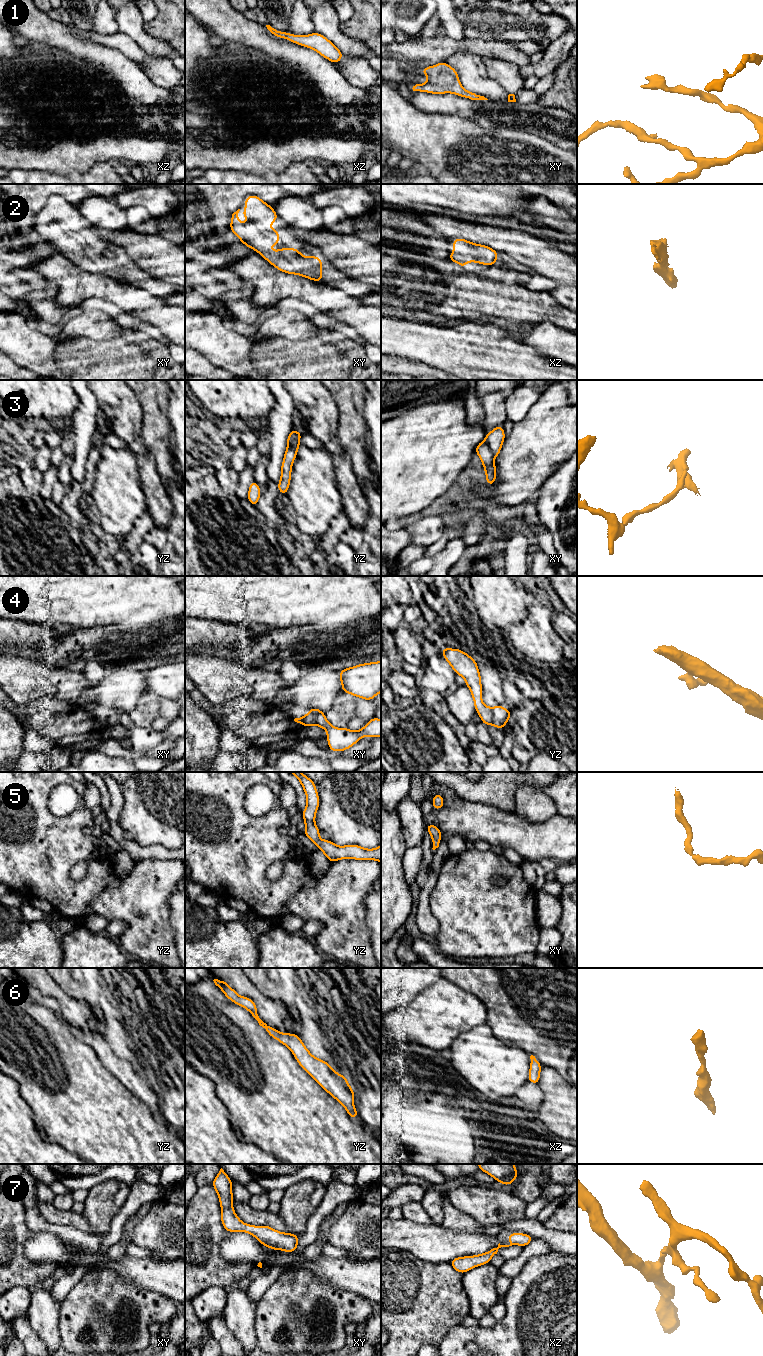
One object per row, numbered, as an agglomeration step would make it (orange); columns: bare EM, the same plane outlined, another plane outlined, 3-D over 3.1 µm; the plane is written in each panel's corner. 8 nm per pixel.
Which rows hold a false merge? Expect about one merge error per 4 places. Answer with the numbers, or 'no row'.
3, 4

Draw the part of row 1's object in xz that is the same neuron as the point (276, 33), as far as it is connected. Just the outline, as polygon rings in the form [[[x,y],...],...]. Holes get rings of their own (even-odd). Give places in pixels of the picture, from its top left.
[[[266,25],[266,27],[275,37],[284,38],[295,44],[311,48],[334,64],[337,64],[342,59],[343,53],[330,40],[317,32],[310,35],[298,36],[288,32],[278,31],[270,25]]]

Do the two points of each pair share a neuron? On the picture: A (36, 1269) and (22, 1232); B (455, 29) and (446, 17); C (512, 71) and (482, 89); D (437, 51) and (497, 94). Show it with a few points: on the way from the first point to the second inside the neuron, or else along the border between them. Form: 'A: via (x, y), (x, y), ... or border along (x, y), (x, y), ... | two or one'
A: via (26, 1264), (18, 1256), (18, 1242) | one
B: via (452, 26), (448, 20) | one
C: border along (483, 60), (486, 73), (496, 80), (508, 94) | two
D: border along (471, 52), (456, 51), (444, 61) | two

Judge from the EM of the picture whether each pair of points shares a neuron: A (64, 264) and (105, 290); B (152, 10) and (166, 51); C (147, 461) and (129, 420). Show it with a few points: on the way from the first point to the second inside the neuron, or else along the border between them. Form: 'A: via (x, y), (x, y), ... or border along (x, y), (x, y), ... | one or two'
A: via (74, 274), (85, 285), (95, 285) | one
B: border along (139, 10), (144, 22) | two
C: via (140, 451), (129, 430) | one

